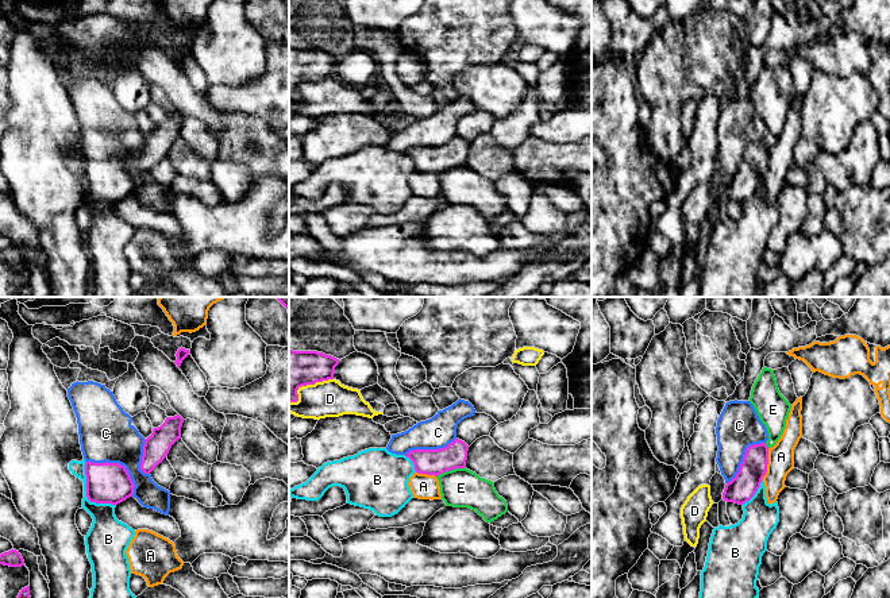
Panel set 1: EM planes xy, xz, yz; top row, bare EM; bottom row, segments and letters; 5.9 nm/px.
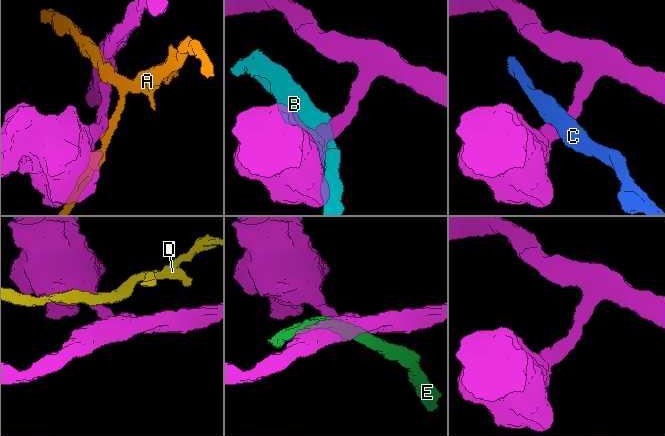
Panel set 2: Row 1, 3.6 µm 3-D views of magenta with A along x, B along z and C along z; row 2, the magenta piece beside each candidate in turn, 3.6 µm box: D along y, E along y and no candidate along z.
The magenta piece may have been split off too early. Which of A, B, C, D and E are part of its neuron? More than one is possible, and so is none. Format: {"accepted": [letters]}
{"accepted": []}

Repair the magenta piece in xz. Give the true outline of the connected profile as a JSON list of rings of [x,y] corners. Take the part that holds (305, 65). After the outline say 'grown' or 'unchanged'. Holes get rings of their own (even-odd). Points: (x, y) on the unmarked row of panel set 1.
[[[289,47],[289,100],[297,100],[301,84],[334,77],[339,57],[317,49]]] | unchanged

